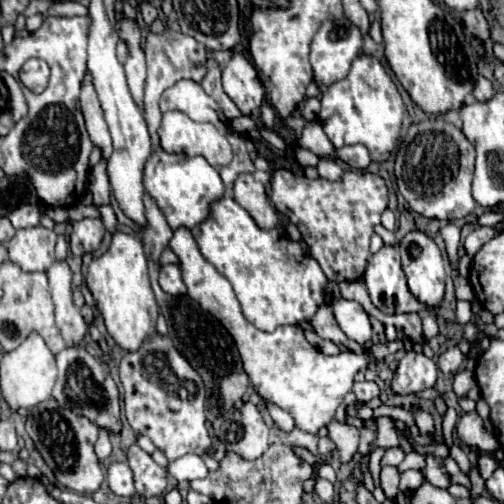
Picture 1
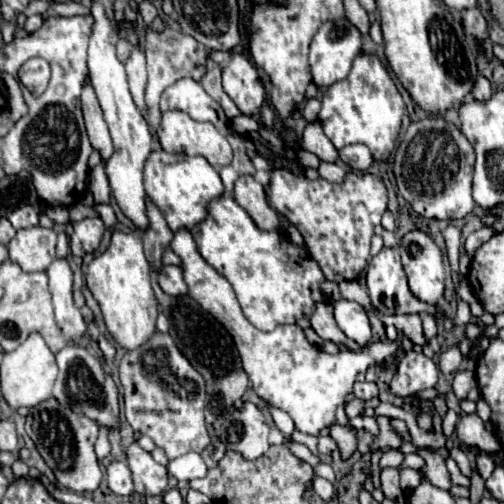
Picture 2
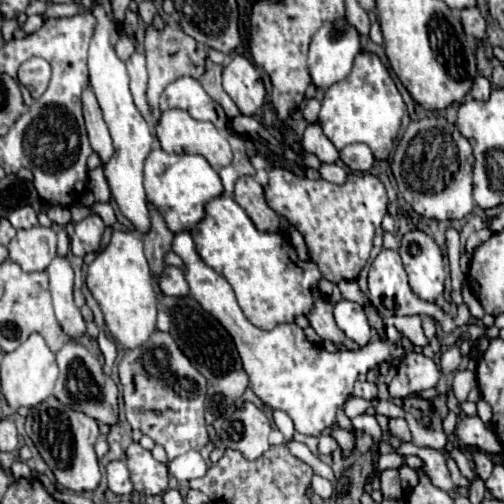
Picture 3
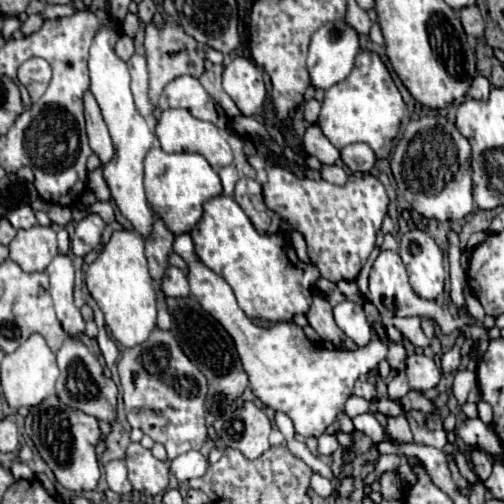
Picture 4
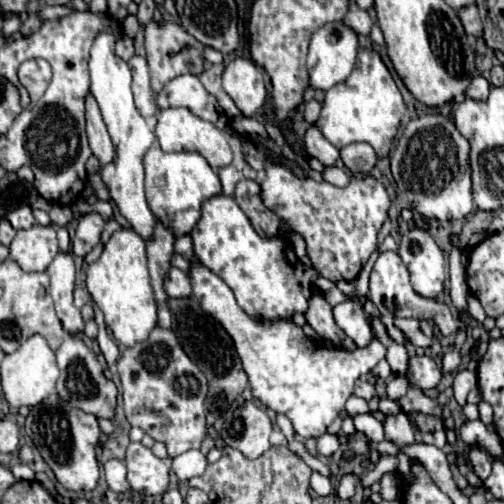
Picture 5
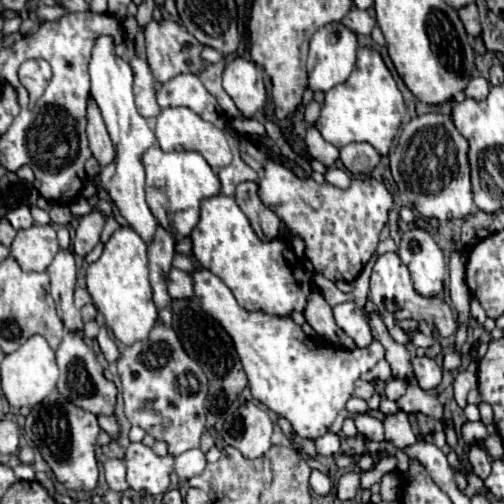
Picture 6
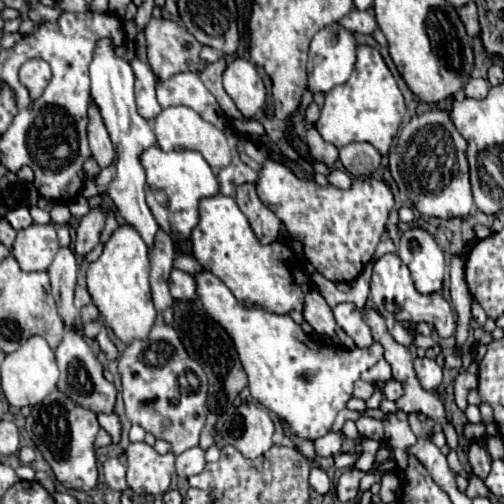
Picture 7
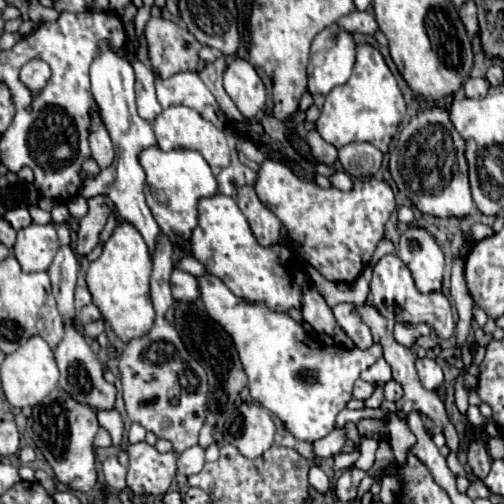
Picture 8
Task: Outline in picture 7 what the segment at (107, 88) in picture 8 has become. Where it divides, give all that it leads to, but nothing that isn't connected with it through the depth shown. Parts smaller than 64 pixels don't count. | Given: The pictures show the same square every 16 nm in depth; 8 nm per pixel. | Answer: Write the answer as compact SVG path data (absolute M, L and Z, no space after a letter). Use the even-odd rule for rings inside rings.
M100 38L94 48L94 56L90 62L90 80L92 80L92 98L100 108L100 114L108 128L108 134L112 136L112 144L116 148L116 158L110 166L102 168L102 172L94 180L88 178L84 182L82 196L92 198L100 192L106 192L110 196L110 200L114 202L114 206L118 208L118 212L122 214L122 218L132 228L138 230L138 234L142 236L142 240L148 246L152 246L158 222L154 220L154 216L144 200L144 168L140 164L140 156L144 150L148 150L150 146L156 144L156 136L154 136L150 122L144 120L136 112L134 72L124 58L114 54L114 46L112 46L110 38Z

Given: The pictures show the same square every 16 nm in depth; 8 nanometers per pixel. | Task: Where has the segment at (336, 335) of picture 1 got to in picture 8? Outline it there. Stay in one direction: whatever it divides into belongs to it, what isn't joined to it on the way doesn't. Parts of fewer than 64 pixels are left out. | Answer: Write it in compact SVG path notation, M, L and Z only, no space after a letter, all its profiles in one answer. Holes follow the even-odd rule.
M308 290L302 298L302 318L320 334L328 334L334 338L336 344L340 344L342 348L352 350L354 344L352 340L344 334L342 328L336 328L336 320L332 316L330 306L324 302L324 298L316 292L316 290Z

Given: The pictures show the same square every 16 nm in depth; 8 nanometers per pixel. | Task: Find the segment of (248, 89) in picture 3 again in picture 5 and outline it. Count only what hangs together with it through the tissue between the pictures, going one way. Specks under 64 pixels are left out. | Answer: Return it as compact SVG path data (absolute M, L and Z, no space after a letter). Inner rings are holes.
M236 56L222 74L222 86L244 116L254 116L266 100L262 74L254 62Z

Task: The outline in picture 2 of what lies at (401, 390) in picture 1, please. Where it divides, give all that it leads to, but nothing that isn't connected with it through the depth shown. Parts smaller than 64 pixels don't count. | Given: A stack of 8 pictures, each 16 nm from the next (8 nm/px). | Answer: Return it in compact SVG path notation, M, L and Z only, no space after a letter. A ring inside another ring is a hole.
M406 352L398 364L398 370L390 382L390 390L396 396L418 394L420 390L434 388L438 382L438 366L424 354Z

